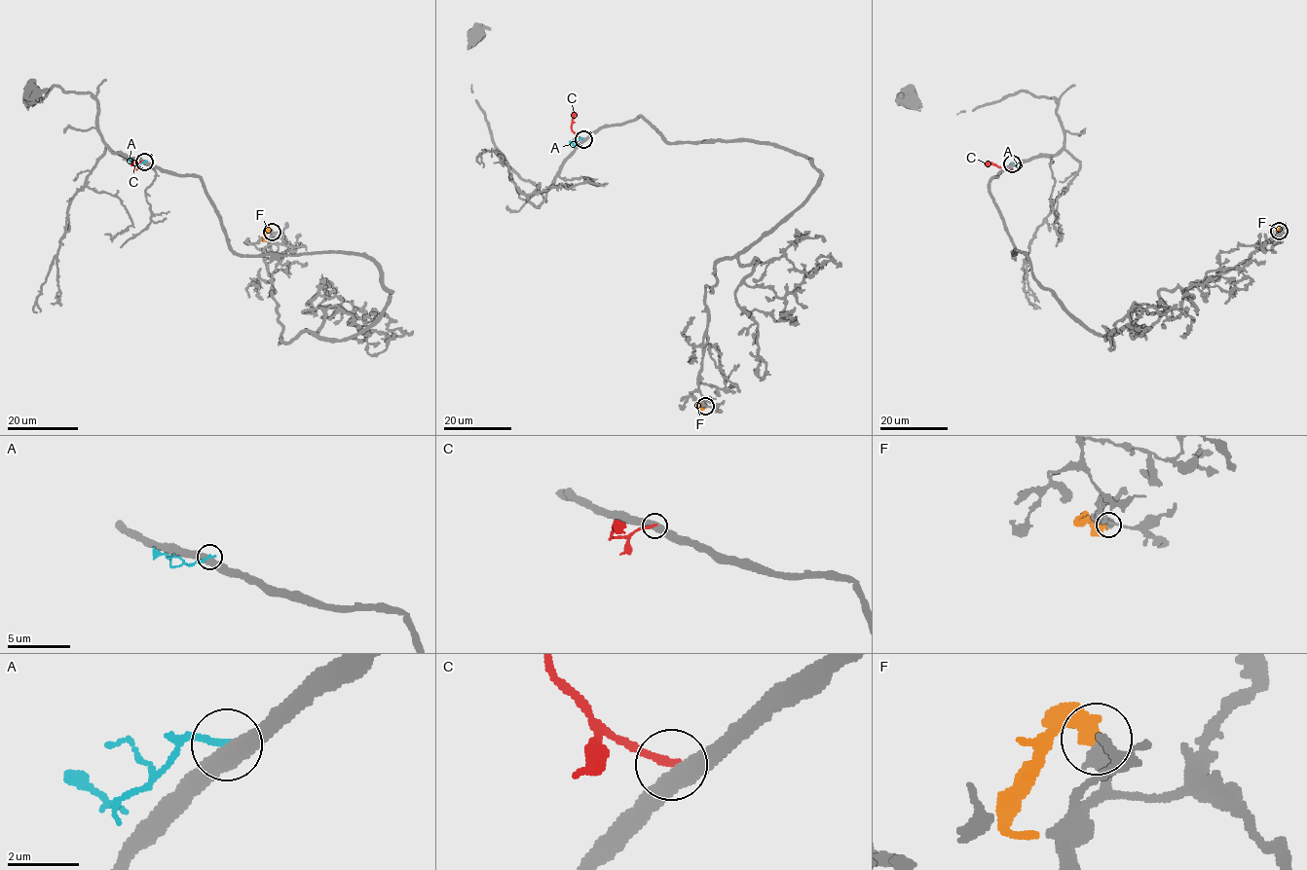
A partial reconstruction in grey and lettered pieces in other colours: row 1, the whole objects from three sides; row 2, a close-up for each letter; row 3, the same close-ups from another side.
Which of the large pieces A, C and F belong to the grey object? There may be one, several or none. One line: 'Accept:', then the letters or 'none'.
Accept: none

